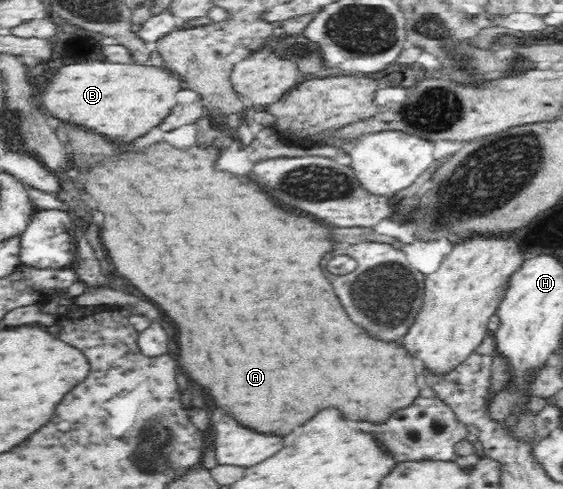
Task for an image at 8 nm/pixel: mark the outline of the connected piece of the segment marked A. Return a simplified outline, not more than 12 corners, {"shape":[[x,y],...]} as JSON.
{"shape":[[59,120],[111,264],[223,410],[385,420],[405,346],[221,148]]}

